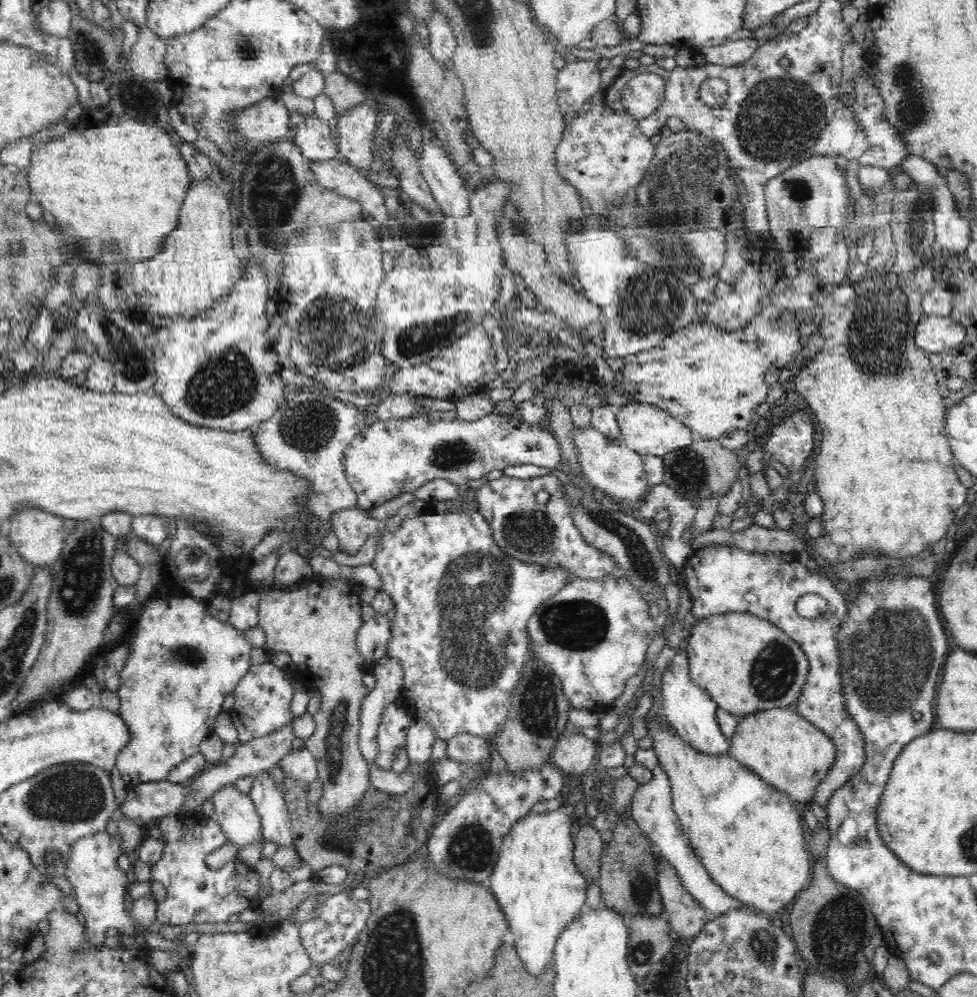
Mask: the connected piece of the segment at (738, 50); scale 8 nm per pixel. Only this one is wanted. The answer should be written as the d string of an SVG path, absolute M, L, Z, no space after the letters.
M752 37L732 38L726 44L704 47L699 50L699 53L704 57L707 64L738 66L745 64L750 58L754 57L760 43Z

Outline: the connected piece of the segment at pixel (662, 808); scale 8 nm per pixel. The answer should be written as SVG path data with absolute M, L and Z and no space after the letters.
M656 766L652 780L648 784L638 785L631 798L632 804L629 807L631 817L637 822L637 825L650 840L656 853L662 855L672 863L686 890L688 890L710 915L719 915L732 907L739 907L742 905L741 902L736 900L736 898L729 897L712 880L704 865L693 852L691 840L684 833L684 829L674 812L671 794L672 791L667 774L659 766Z

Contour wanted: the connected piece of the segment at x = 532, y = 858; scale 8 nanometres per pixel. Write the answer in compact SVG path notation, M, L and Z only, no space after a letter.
M574 803L570 806L564 804L559 810L524 817L516 822L504 837L494 872L487 883L515 938L515 949L532 976L540 976L548 964L553 964L560 934L564 934L564 930L568 930L568 926L585 910L587 884L574 862L575 842L570 837L570 814L574 814L574 810Z

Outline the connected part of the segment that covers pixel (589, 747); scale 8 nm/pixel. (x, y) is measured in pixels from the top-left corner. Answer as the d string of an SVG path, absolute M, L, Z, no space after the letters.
M570 731L570 734L555 743L551 763L576 783L582 774L590 770L590 766L597 763L597 752L596 740L590 740L577 734L576 731Z

